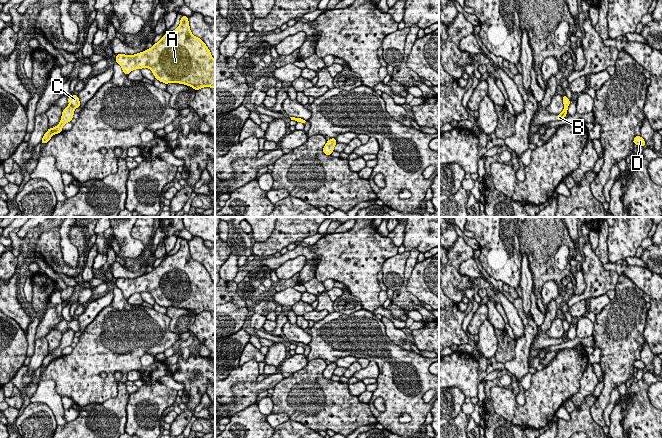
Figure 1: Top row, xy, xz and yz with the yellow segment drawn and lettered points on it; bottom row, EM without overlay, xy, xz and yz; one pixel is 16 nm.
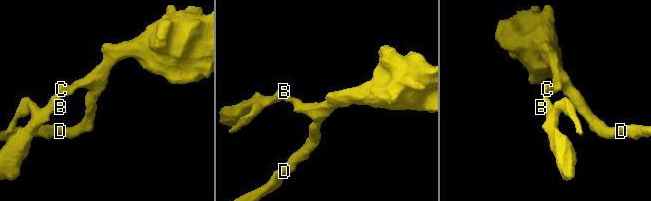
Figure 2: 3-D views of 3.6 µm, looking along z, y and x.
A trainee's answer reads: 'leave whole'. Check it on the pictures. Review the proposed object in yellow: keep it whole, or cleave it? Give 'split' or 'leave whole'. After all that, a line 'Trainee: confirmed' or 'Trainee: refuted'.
split
Trainee: refuted

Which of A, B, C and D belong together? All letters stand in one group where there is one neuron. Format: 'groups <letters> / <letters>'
groups A C D / B

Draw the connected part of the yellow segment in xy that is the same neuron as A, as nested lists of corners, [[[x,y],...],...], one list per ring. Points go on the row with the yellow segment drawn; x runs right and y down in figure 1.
[[[182,16],[178,28],[166,33],[151,48],[135,55],[118,54],[115,59],[125,75],[135,69],[149,68],[155,78],[165,84],[179,83],[195,90],[215,88],[215,59],[206,44],[191,33],[187,16]]]

